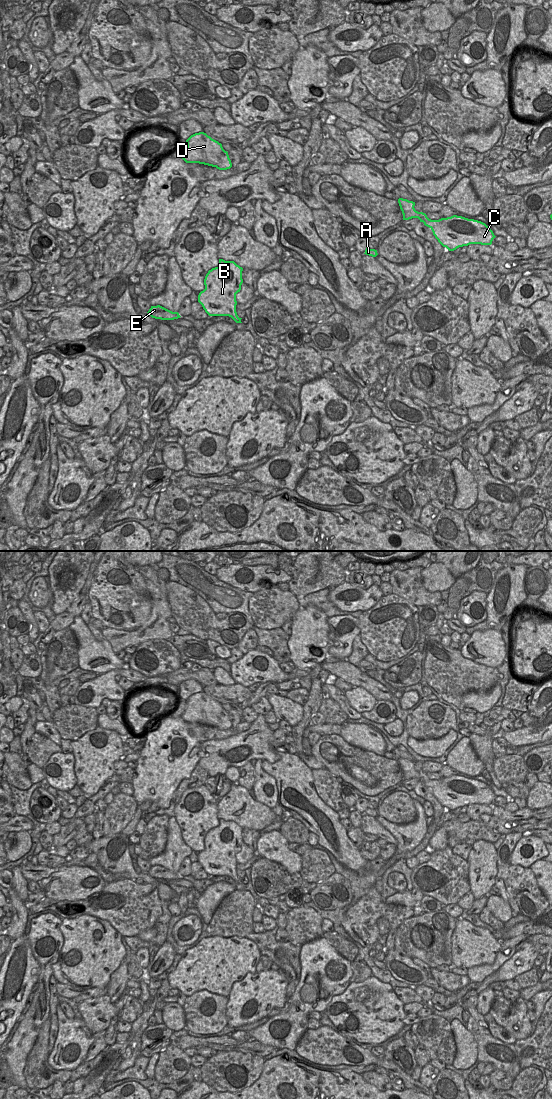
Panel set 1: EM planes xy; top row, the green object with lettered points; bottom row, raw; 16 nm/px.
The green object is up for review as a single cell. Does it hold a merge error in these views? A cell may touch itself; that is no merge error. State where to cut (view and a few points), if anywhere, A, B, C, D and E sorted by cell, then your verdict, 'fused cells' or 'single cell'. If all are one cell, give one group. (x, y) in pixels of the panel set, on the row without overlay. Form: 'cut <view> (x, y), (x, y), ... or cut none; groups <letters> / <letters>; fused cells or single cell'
cut none; groups A B C D E; single cell

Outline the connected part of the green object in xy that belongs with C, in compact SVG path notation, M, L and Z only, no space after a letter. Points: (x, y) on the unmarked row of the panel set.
M399 758L398 763L403 780L418 778L432 790L438 802L449 811L470 804L491 805L496 797L493 791L481 781L457 775L431 780L425 773L415 770L415 762Z

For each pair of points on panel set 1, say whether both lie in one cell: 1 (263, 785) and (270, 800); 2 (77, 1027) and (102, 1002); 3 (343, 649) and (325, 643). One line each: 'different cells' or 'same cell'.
1: same cell
2: different cells
3: different cells

